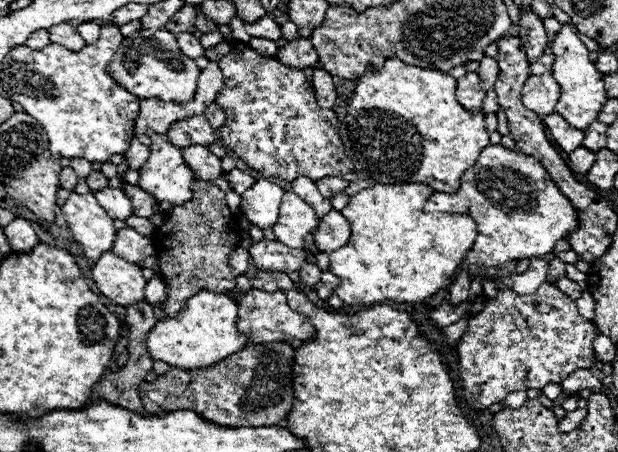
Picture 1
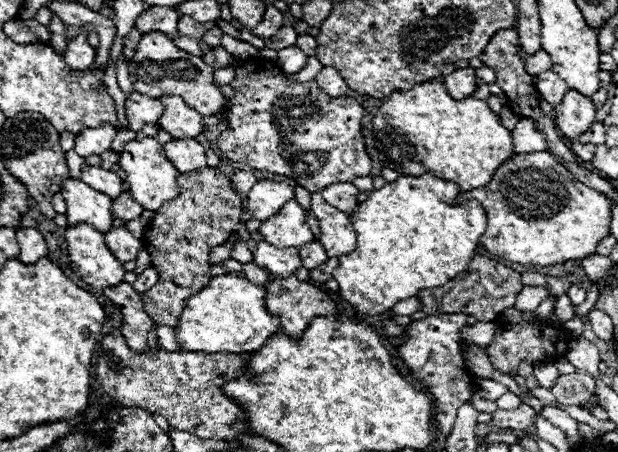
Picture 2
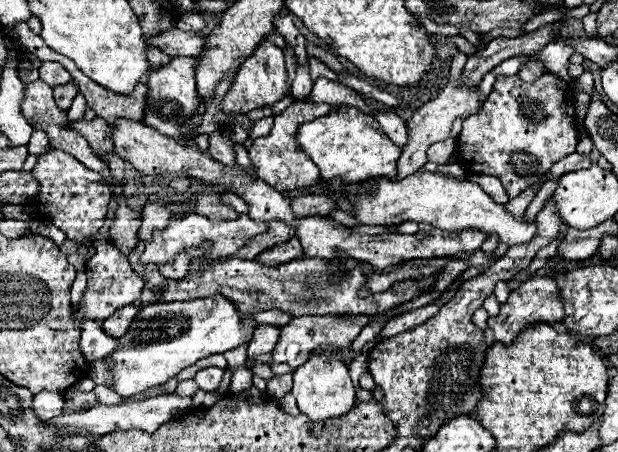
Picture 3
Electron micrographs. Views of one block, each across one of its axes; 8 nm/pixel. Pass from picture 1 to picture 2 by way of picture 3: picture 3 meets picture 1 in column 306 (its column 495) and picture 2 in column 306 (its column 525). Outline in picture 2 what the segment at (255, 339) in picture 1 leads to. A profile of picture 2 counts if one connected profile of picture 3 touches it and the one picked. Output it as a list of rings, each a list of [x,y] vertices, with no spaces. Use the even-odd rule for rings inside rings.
[[[290,274],[286,278],[276,278],[276,280],[268,282],[268,286],[266,286],[266,310],[280,318],[280,324],[282,324],[280,330],[286,336],[290,336],[292,340],[294,338],[298,340],[314,318],[334,316],[336,314],[336,304],[326,292],[316,288],[312,282],[300,282],[300,280],[296,280],[294,274]]]

